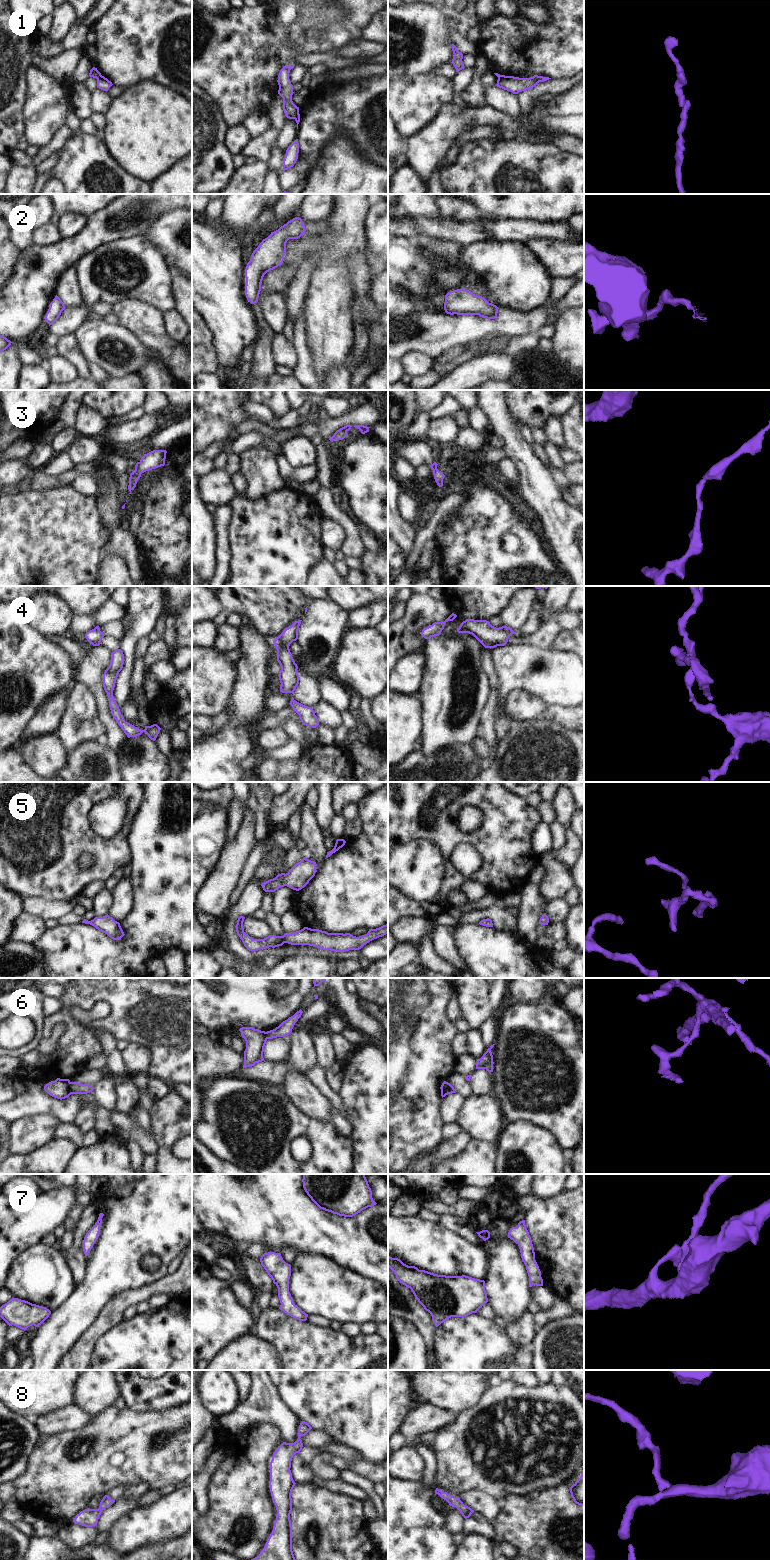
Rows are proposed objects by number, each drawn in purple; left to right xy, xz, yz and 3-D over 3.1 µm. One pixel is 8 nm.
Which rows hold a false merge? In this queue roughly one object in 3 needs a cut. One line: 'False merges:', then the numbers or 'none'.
False merges: 1, 4, 6.

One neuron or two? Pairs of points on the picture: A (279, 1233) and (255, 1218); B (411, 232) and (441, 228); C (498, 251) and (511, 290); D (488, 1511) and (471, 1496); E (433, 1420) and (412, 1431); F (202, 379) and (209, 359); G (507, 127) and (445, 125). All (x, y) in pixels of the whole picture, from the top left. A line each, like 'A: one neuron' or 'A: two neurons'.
A: one neuron
B: one neuron
C: one neuron
D: one neuron
E: one neuron
F: two neurons
G: one neuron

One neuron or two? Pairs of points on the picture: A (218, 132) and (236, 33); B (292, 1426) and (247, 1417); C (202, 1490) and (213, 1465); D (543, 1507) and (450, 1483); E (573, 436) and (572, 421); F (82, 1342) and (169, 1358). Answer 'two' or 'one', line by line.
A: two
B: one
C: one
D: two
E: one
F: two

